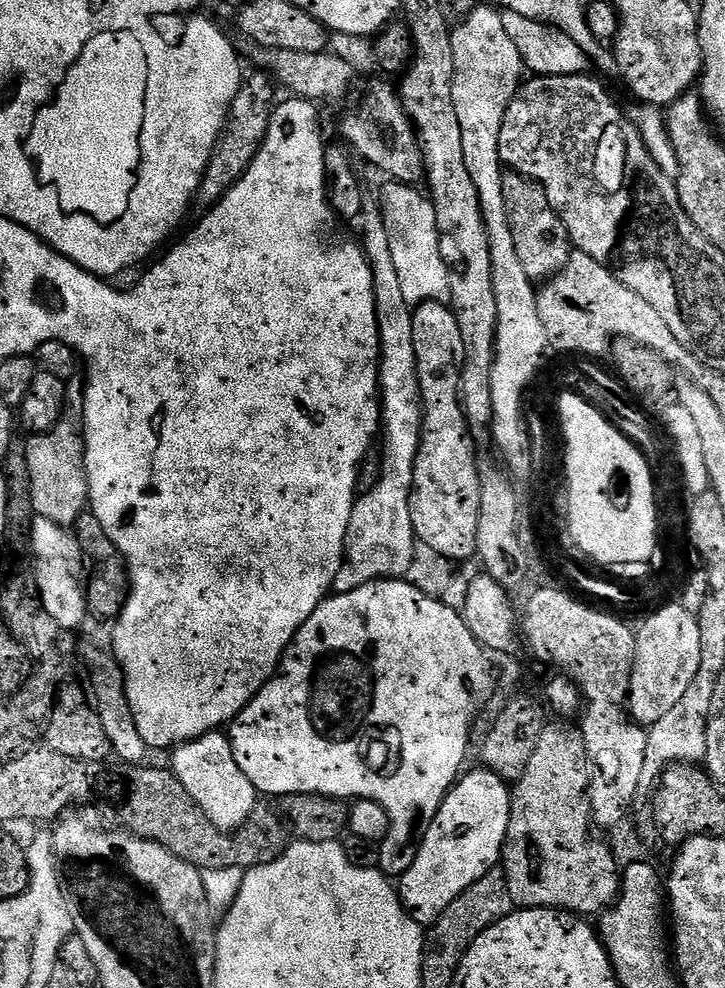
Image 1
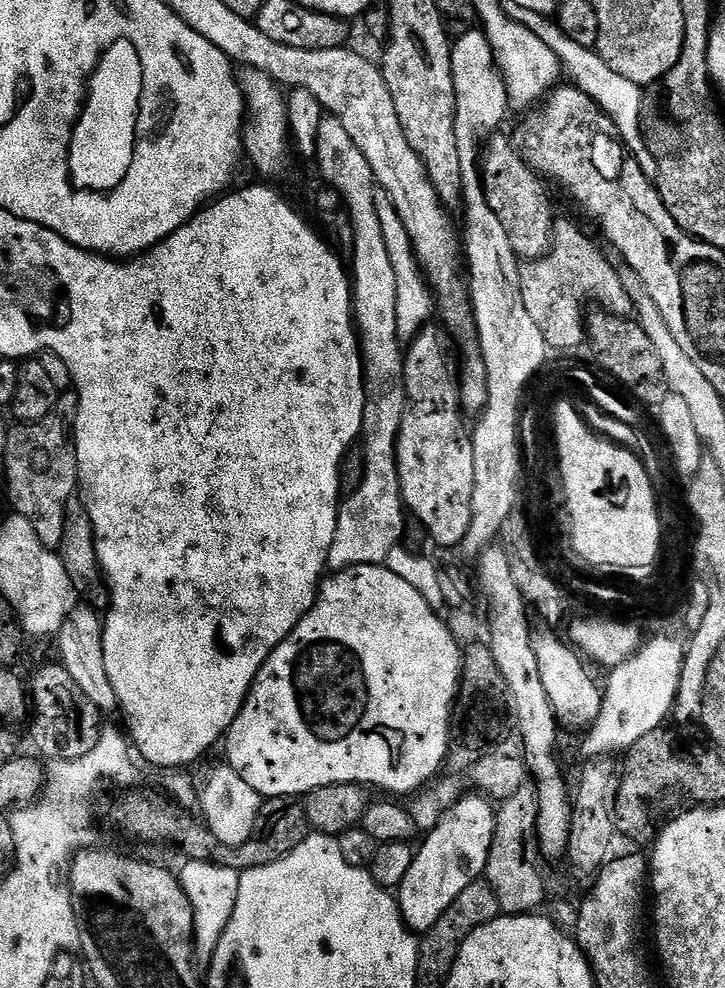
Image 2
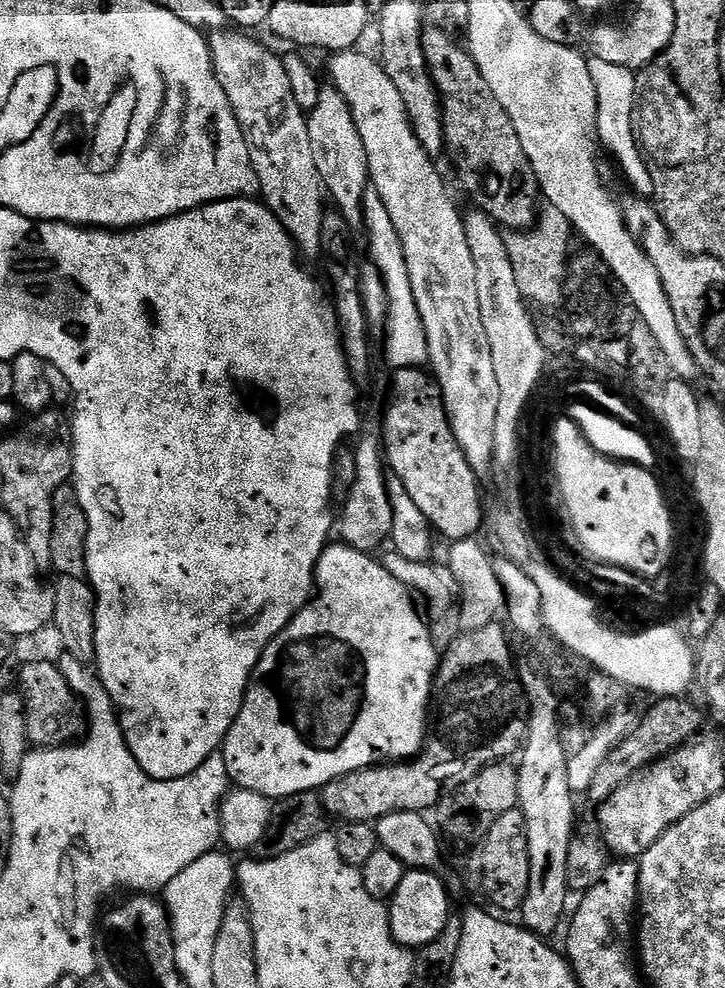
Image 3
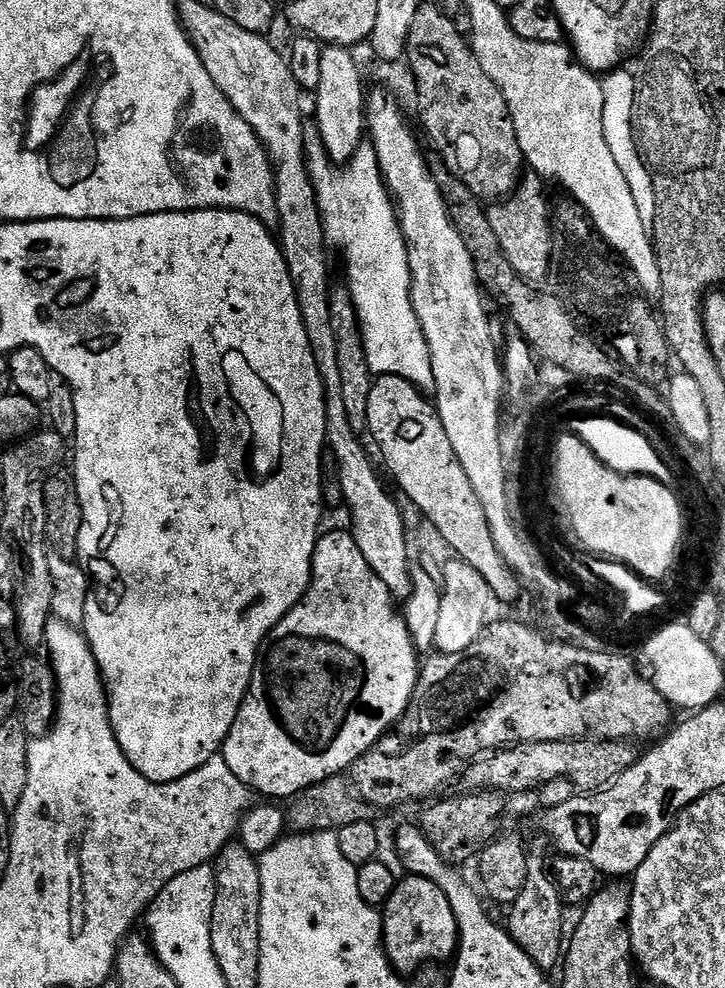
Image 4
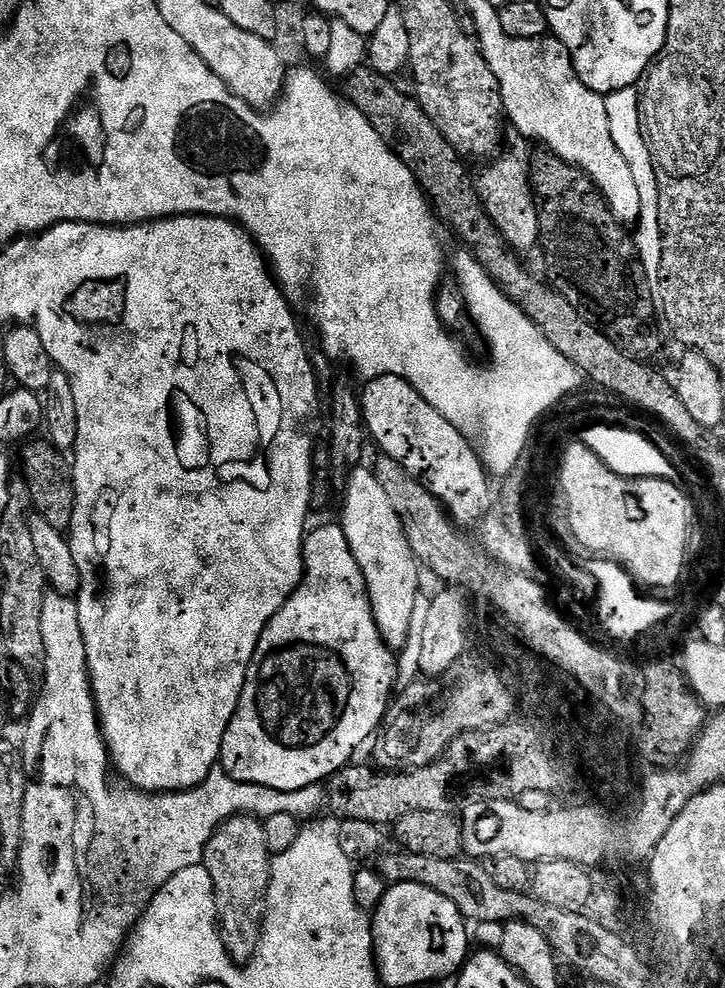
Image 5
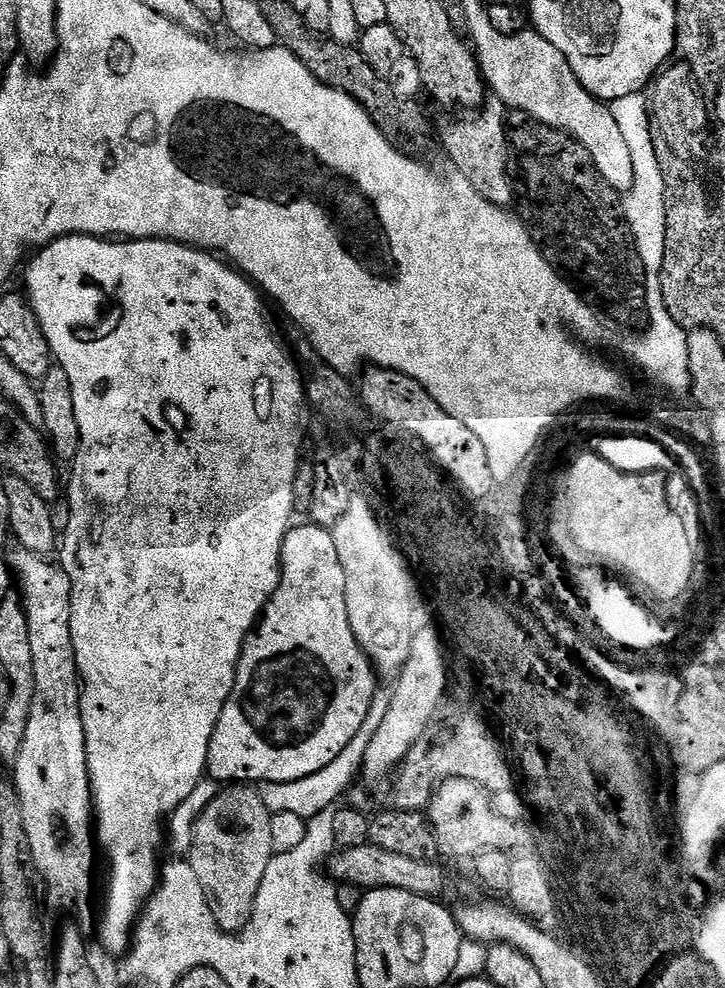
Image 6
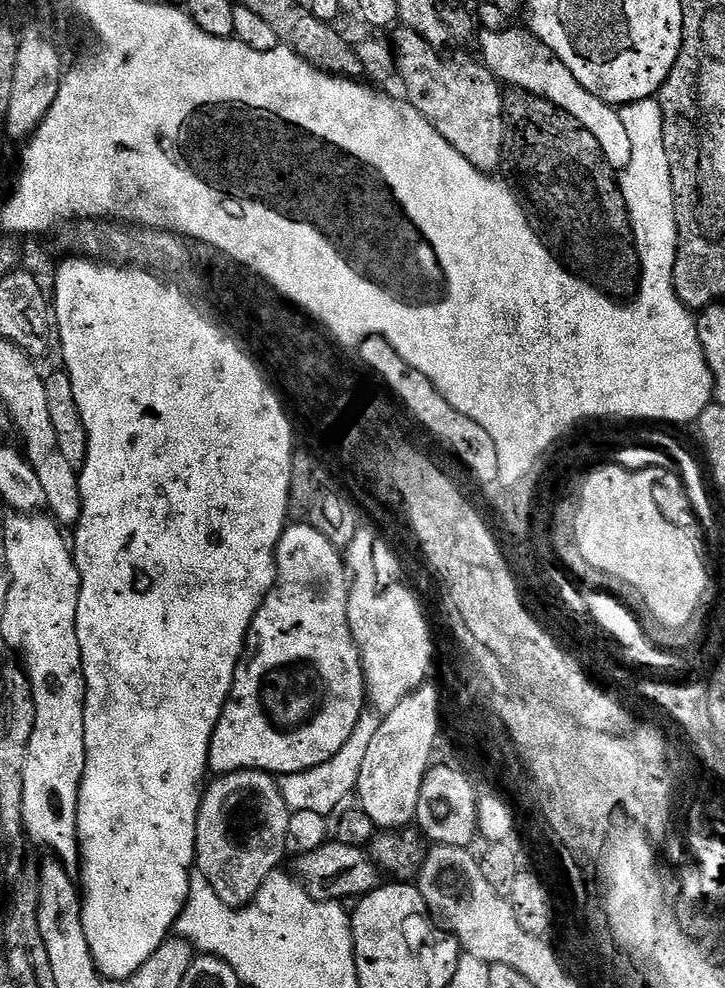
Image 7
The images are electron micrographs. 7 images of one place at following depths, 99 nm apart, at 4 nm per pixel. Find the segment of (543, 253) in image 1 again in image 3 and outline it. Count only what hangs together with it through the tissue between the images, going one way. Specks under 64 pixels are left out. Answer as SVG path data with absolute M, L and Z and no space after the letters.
M425 27L422 34L422 48L426 54L428 69L434 78L434 86L440 95L440 109L444 115L444 146L446 156L452 159L460 180L479 211L485 212L491 220L504 230L527 230L536 223L538 203L542 193L536 181L534 170L526 158L526 150L522 150L522 142L518 142L518 130L514 130L514 122L510 122L510 114L502 110L502 102L494 98L494 90L482 78L472 53L459 39L446 34L440 28Z

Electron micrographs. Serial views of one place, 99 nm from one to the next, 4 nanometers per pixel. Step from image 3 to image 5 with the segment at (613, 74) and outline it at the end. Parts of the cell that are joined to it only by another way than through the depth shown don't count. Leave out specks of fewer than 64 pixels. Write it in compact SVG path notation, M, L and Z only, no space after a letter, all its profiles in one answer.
M624 88L617 92L607 93L604 101L606 102L606 118L610 118L610 138L614 138L614 146L618 146L622 158L626 158L630 166L630 174L634 174L634 183L638 186L638 198L642 198L640 219L634 225L638 260L644 265L645 272L654 274L658 266L662 266L662 234L658 218L658 178L654 170L654 162L650 158L650 150L640 132L640 94L639 91Z

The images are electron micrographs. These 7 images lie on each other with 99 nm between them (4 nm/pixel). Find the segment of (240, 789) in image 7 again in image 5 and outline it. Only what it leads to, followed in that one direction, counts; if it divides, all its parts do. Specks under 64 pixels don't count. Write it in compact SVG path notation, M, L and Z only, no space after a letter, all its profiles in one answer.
M247 814L230 817L217 828L214 838L210 838L203 865L213 878L221 942L237 964L245 965L258 950L268 903L268 883L272 877L272 856L266 846L266 830L263 823L257 817Z

